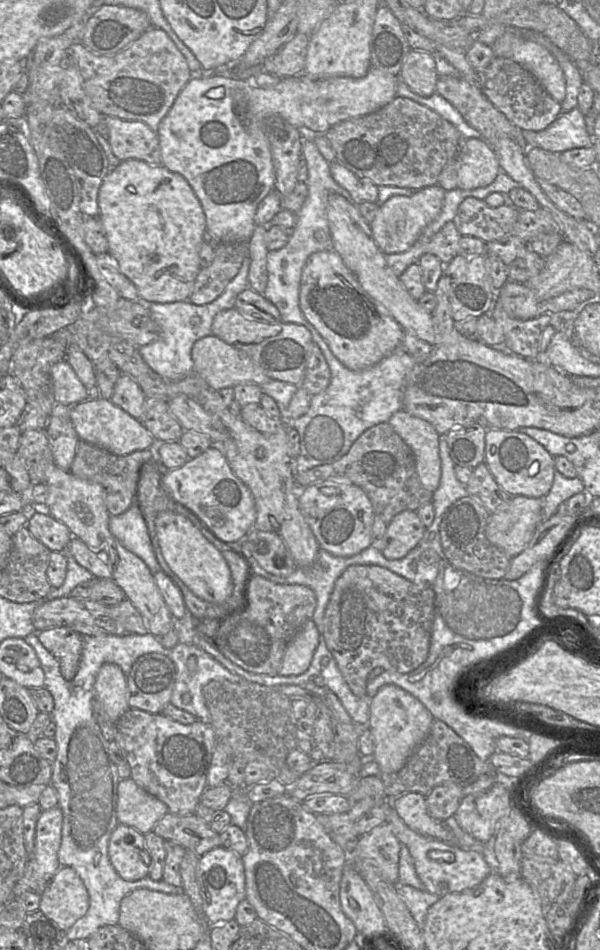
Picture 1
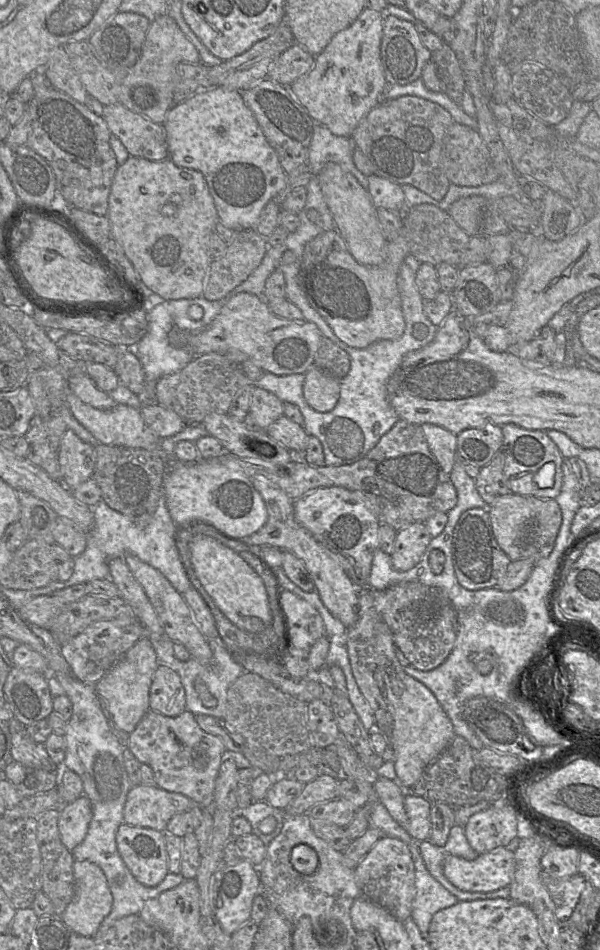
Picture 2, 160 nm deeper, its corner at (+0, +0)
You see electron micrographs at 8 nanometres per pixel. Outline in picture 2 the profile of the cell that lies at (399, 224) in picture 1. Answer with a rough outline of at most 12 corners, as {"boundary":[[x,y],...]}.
{"boundary":[[404,225],[377,266],[336,229],[304,247],[302,290],[349,347],[405,330]]}

